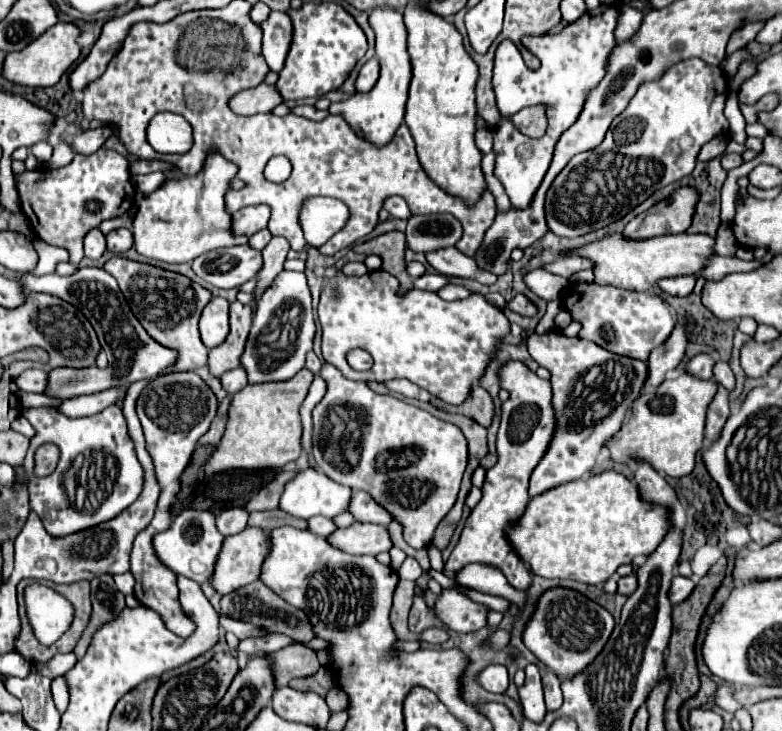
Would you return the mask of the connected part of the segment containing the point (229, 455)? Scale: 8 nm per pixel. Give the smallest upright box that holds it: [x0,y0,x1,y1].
[205,369,313,473]

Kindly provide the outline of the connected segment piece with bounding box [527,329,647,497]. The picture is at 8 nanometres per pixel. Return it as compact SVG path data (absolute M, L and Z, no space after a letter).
M561 329L553 333L533 333L527 339L529 355L551 373L555 431L547 453L531 473L529 495L539 495L565 481L585 477L611 435L623 425L629 407L643 393L647 381L647 363L611 353L597 343L581 337L567 337Z

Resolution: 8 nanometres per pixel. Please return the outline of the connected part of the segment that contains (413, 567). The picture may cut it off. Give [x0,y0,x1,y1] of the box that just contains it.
[397,557,423,581]

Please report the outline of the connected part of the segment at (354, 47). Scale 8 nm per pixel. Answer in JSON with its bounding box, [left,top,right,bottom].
[275,3,367,101]

